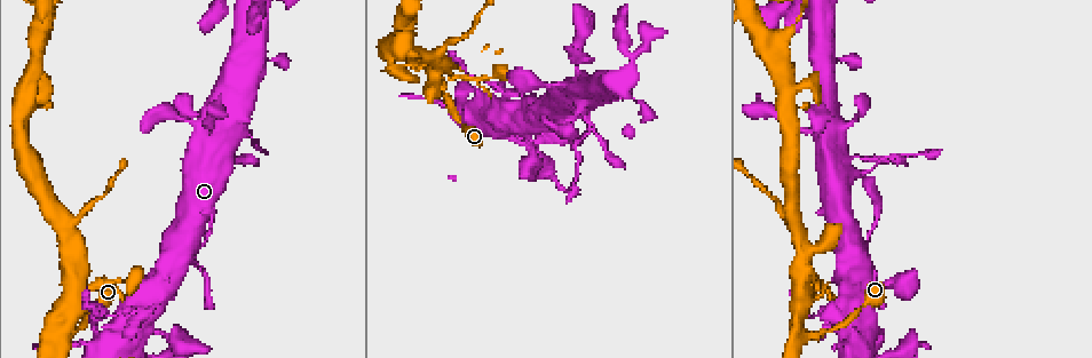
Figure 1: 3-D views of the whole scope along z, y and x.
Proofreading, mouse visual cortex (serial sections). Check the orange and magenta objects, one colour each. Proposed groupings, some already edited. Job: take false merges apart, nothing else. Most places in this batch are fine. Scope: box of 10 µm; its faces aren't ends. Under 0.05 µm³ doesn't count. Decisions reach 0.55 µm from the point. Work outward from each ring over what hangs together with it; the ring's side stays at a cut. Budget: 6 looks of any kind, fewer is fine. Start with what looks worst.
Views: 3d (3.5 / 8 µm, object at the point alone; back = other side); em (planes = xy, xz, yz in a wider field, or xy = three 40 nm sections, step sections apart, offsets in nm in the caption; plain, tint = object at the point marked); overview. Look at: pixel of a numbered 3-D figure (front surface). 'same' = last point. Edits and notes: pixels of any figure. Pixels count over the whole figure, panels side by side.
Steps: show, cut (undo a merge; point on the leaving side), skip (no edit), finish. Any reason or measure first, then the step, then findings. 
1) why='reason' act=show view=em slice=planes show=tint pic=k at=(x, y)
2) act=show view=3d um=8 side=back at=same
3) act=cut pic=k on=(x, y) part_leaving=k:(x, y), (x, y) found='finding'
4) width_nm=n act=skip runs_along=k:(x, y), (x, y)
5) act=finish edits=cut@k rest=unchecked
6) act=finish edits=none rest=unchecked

why='sharp bend' act=show view=3d um=3.5 pic=1 at=(598, 134)

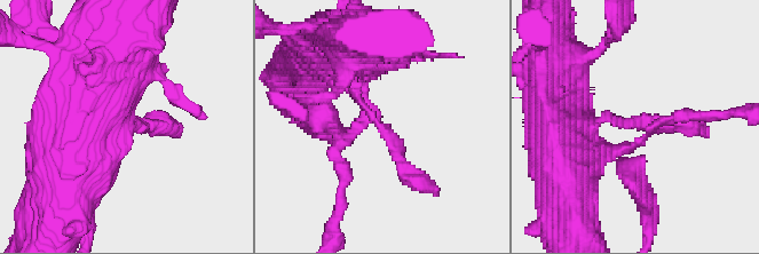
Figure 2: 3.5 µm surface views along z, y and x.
act=show view=em slice=xy step=3 show=tint pic=2 at=(382, 128)

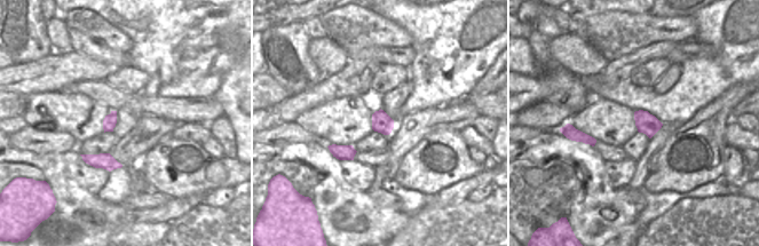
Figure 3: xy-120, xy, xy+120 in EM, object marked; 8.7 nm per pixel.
act=skip runs_along=2:(346, 52), (356, 98), (426, 183) found='all the same cell'

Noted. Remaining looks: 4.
why='abrupt turn' act=show view=em slice=xy step=1 show=tint pic=1 at=(799, 295)

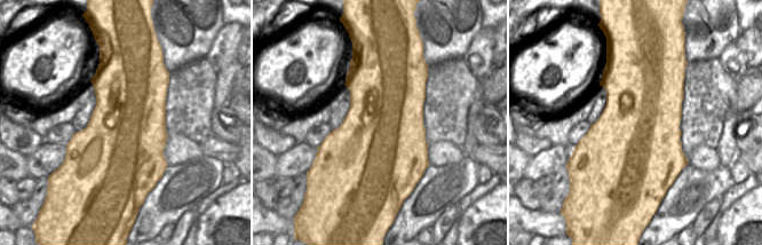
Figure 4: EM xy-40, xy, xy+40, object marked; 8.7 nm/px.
act=show view=3d um=3.5 at=same

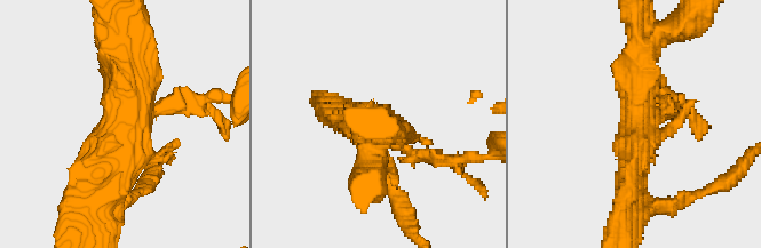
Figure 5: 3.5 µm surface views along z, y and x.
act=skip runs_along=5:(110, 194), (120, 176), (125, 40) found='one cell here'

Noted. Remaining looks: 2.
why='small branch off a trunk' act=show view=3d um=3.5 side=back pic=1 at=(65, 226)

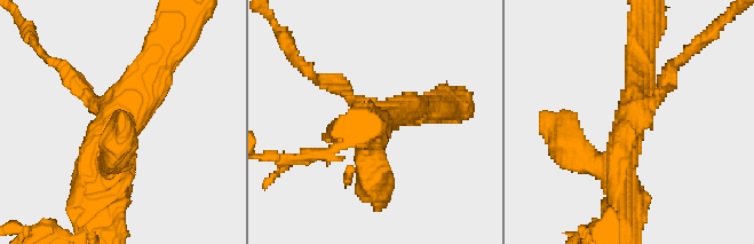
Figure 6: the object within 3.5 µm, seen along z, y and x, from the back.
act=skip runs_along=6:(104, 186), (104, 136), (164, 52) found='one cell here'

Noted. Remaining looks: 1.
act=finish edits=none rest=unchecked

